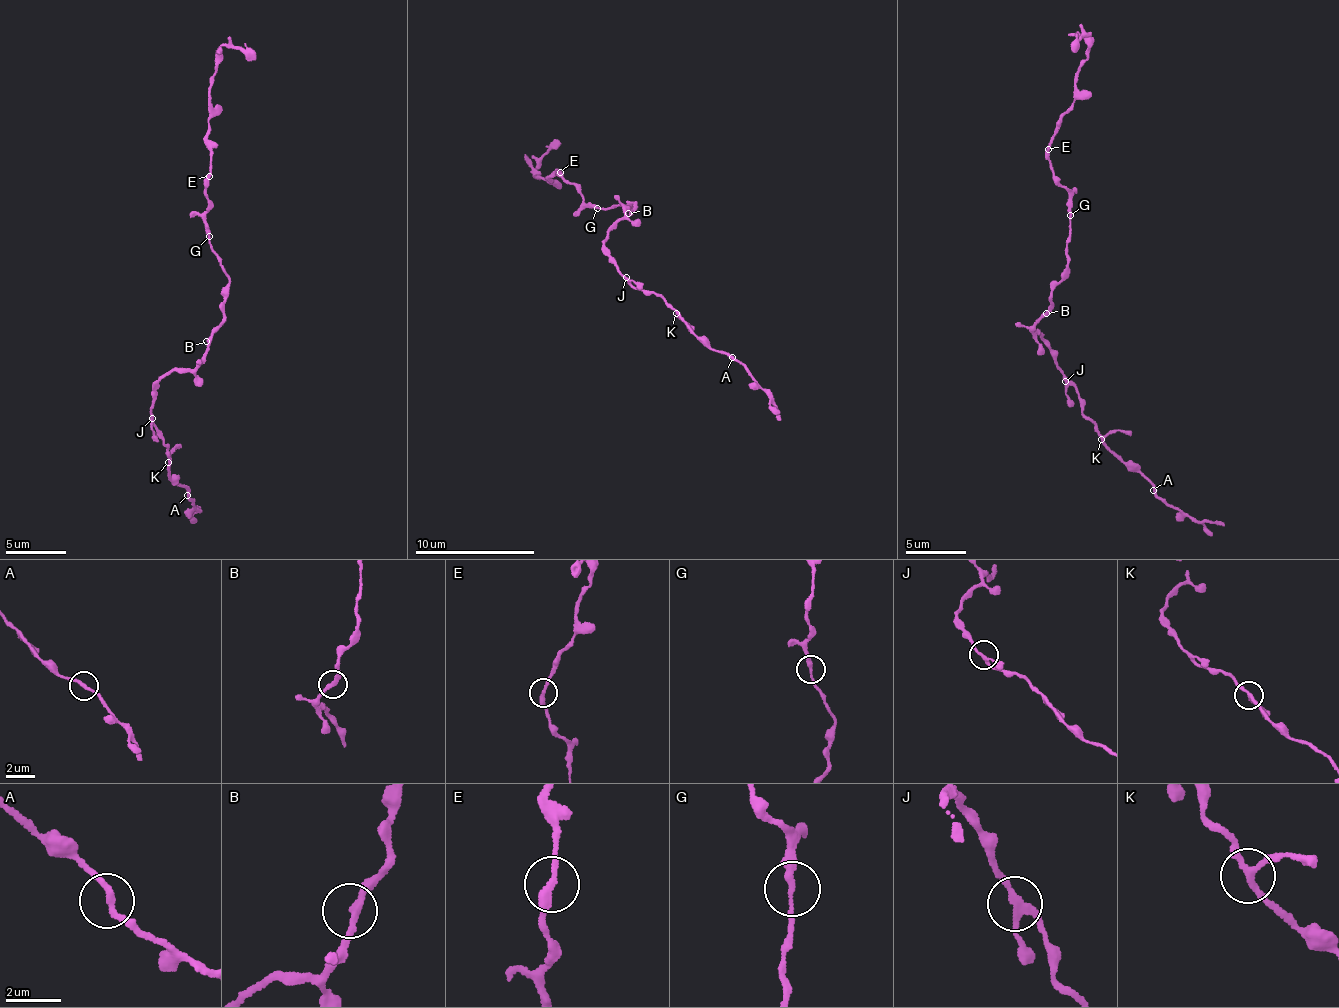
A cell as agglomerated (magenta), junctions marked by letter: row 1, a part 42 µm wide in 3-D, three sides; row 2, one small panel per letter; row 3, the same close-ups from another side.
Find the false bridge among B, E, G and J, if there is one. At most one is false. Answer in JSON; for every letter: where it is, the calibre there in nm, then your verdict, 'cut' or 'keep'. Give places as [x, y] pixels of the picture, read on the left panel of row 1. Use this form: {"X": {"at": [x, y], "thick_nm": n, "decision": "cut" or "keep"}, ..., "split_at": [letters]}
{"B": {"at": [206, 341], "thick_nm": 260, "decision": "keep"}, "E": {"at": [209, 176], "thick_nm": 260, "decision": "keep"}, "G": {"at": [209, 236], "thick_nm": 240, "decision": "keep"}, "J": {"at": [152, 418], "thick_nm": 200, "decision": "keep"}, "split_at": []}

